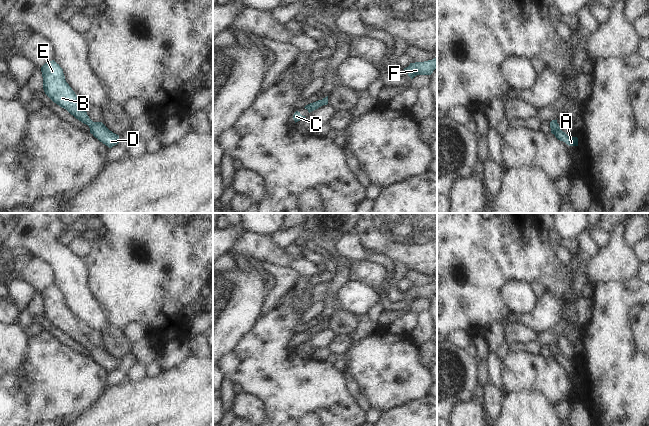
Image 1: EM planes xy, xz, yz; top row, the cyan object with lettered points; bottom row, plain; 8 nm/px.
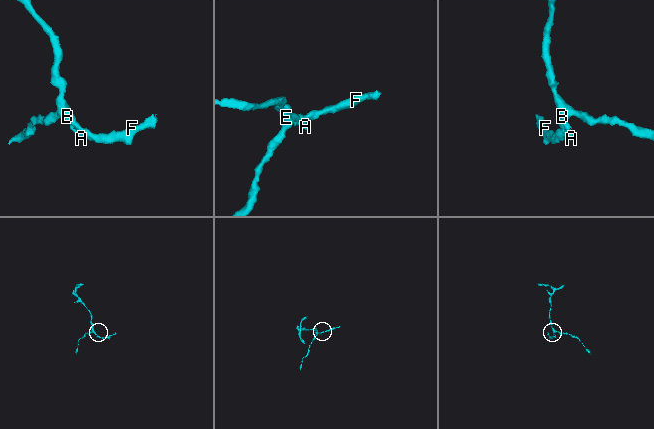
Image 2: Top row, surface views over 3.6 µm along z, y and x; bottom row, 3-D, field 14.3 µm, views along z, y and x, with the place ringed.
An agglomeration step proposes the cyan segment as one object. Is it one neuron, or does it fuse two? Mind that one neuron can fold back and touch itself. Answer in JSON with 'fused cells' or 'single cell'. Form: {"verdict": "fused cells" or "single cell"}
{"verdict": "single cell"}

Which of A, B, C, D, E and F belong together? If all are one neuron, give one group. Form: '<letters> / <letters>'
A B C D E F

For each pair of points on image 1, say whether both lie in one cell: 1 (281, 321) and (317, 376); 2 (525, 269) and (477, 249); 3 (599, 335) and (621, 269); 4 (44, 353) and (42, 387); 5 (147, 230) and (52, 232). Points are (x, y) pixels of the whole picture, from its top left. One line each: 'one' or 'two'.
1: one
2: one
3: two
4: one
5: two

